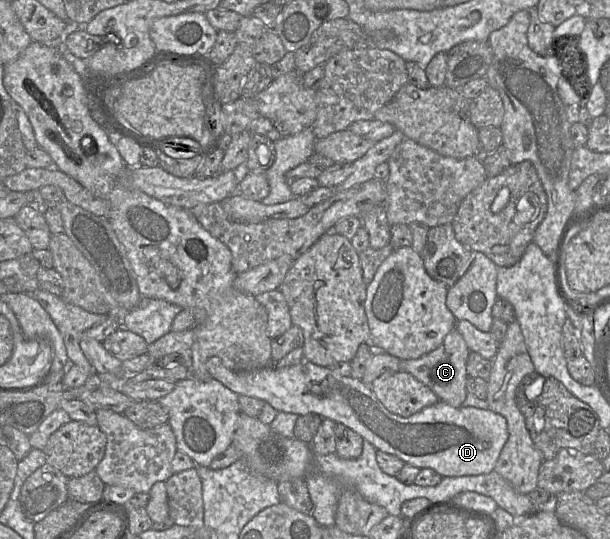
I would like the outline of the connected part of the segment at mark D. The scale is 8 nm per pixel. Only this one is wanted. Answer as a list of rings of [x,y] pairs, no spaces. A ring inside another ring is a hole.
[[[305,360],[285,368],[268,366],[253,371],[232,371],[223,364],[210,364],[208,371],[212,378],[239,395],[261,399],[278,412],[293,413],[298,416],[312,413],[341,423],[359,434],[377,450],[395,455],[406,464],[419,469],[433,469],[442,477],[481,475],[492,472],[509,437],[507,421],[504,416],[490,409],[453,407],[439,400],[409,417],[401,417],[388,411],[379,402],[370,386],[361,380],[340,376],[334,373],[331,368],[318,366]]]

